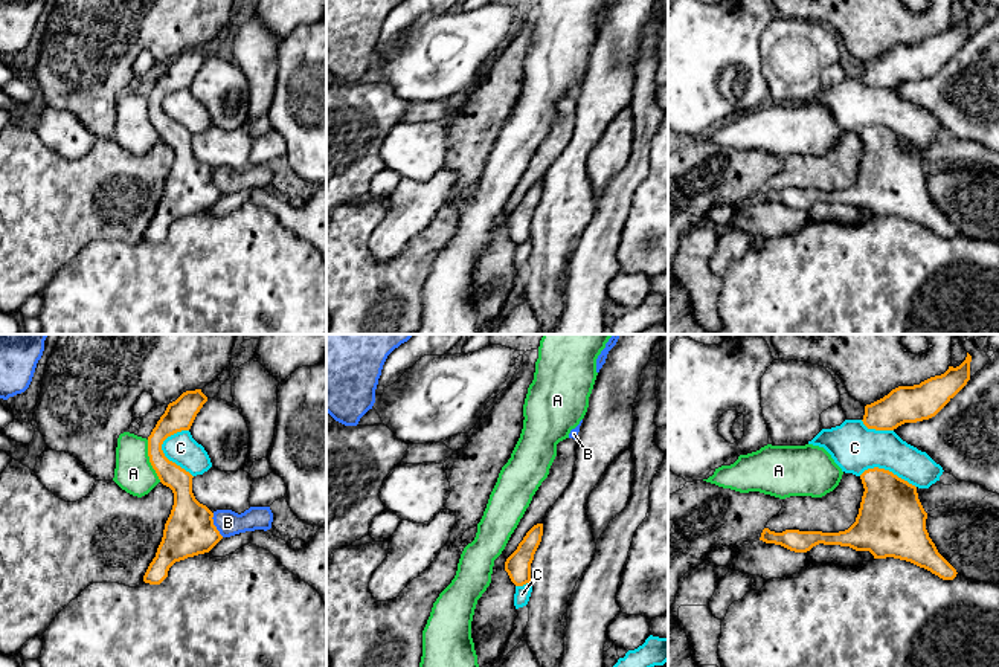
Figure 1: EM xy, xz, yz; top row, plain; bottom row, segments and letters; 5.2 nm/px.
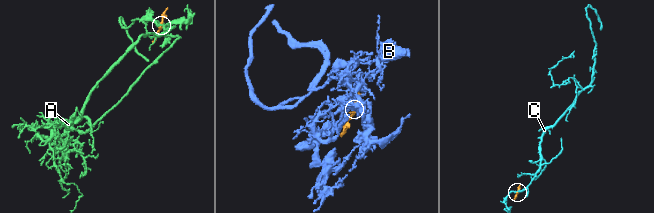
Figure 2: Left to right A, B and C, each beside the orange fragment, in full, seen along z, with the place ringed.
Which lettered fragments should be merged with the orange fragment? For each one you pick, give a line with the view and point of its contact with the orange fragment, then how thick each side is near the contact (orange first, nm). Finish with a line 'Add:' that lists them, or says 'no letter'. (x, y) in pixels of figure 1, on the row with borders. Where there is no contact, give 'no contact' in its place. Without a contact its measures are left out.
Add: no letter

